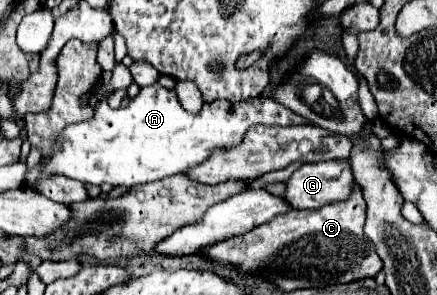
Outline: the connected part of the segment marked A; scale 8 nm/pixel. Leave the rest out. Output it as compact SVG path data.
M160 84L142 88L126 108L118 110L108 106L111 93L105 95L90 120L64 128L54 146L54 154L44 156L42 162L30 174L26 174L24 182L28 182L28 186L34 186L36 178L44 170L44 174L64 174L96 186L108 182L110 186L132 188L162 180L162 176L168 178L188 172L192 166L210 158L216 150L230 150L232 146L238 146L240 138L244 138L244 132L248 132L252 126L292 126L308 122L290 108L262 96L242 102L204 102L202 110L192 114L180 106L174 90L168 90Z

